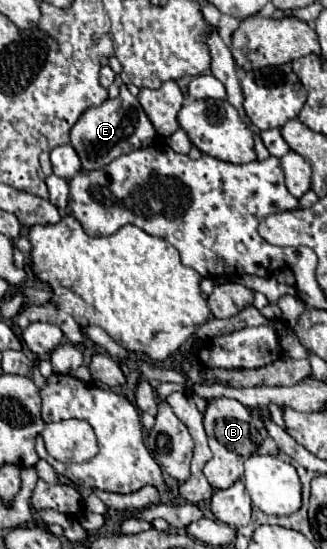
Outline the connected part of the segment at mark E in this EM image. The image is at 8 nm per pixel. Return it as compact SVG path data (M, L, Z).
M126 85L120 87L120 95L116 99L106 99L102 105L86 109L86 113L82 113L82 117L70 129L70 143L82 161L82 171L100 169L114 161L118 155L152 145L154 139L156 139L154 125L150 123L142 105L128 91Z

